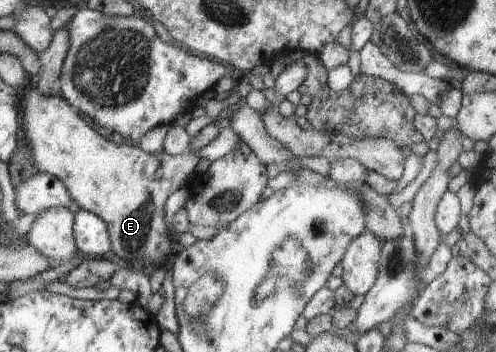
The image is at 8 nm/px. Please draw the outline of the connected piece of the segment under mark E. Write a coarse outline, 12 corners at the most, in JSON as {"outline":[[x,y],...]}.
{"outline":[[58,92],[19,93],[38,172],[106,222],[129,267],[178,249],[166,199],[192,151],[144,153],[90,127]]}

